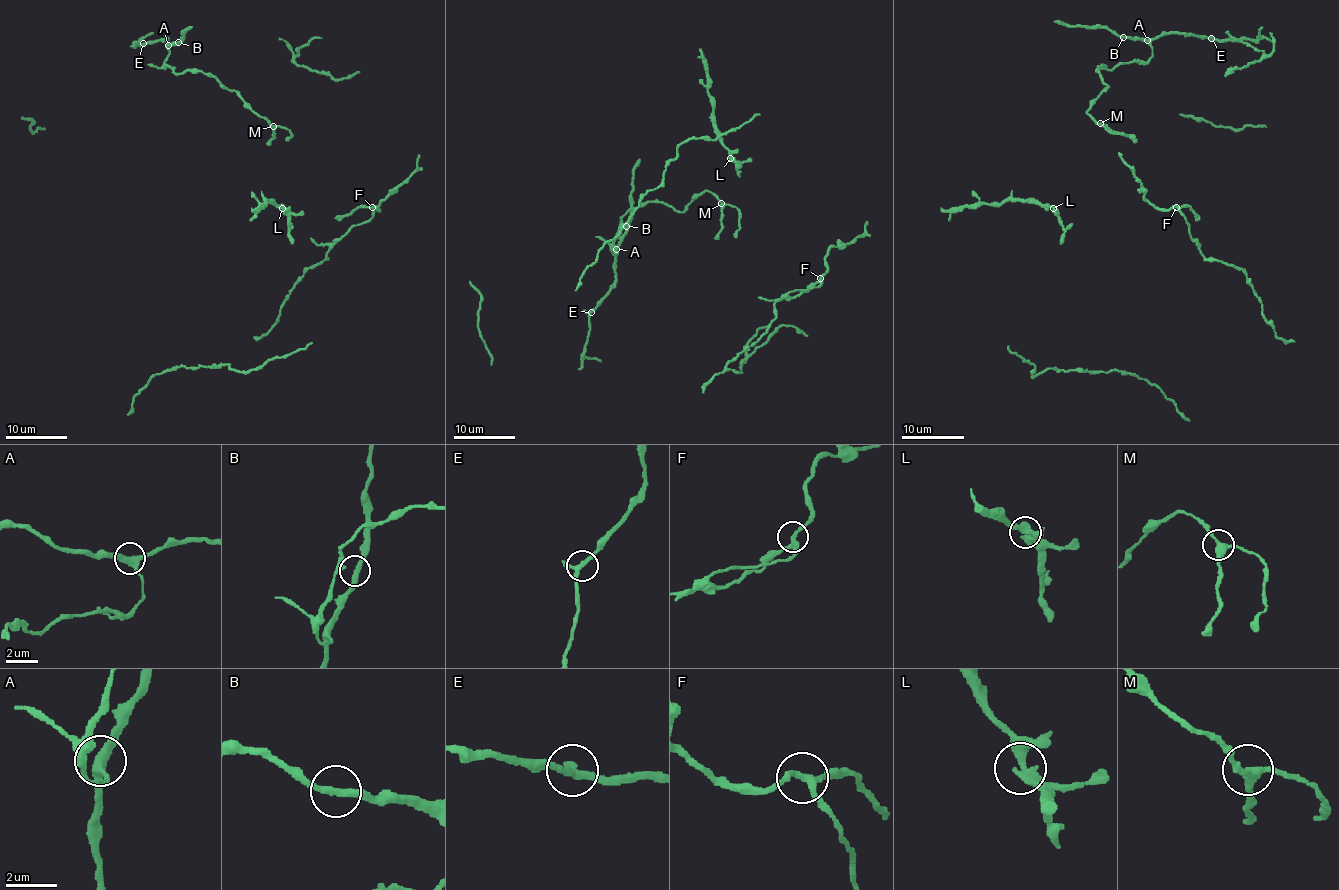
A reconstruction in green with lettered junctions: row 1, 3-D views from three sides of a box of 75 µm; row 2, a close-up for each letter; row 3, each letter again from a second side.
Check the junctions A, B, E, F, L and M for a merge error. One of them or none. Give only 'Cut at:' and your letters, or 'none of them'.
Cut at: none of them

